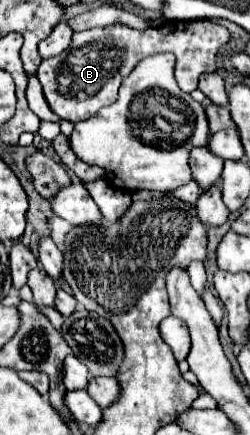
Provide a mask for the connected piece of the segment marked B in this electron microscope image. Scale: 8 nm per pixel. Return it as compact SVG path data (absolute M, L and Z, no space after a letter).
M193 21L193 23L169 23L161 27L151 27L147 31L135 31L125 25L111 25L103 29L89 29L81 33L73 33L71 47L55 57L49 57L41 63L37 71L37 79L43 85L45 99L51 111L65 121L77 123L101 107L117 101L119 85L125 75L133 69L133 65L161 51L171 51L177 57L175 75L181 91L191 93L197 89L197 79L201 73L213 73L217 69L217 53L229 41L229 31L215 21Z

